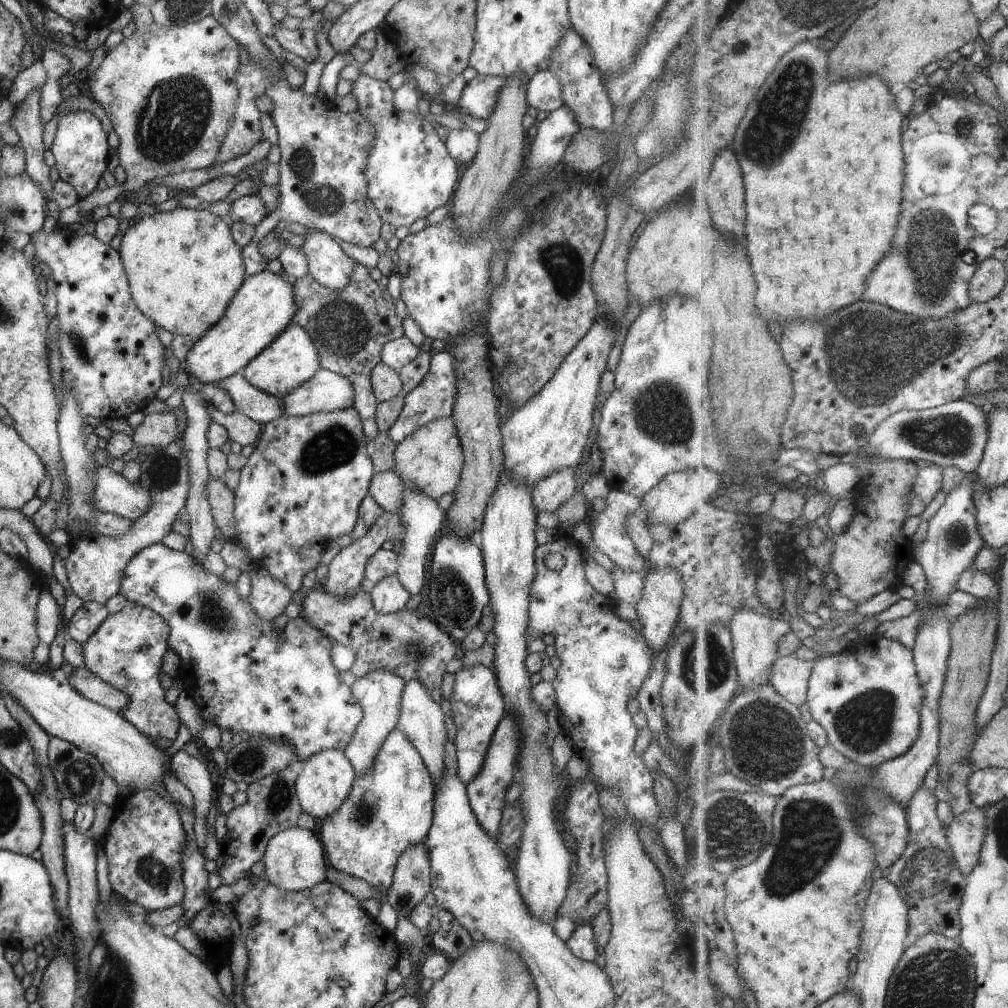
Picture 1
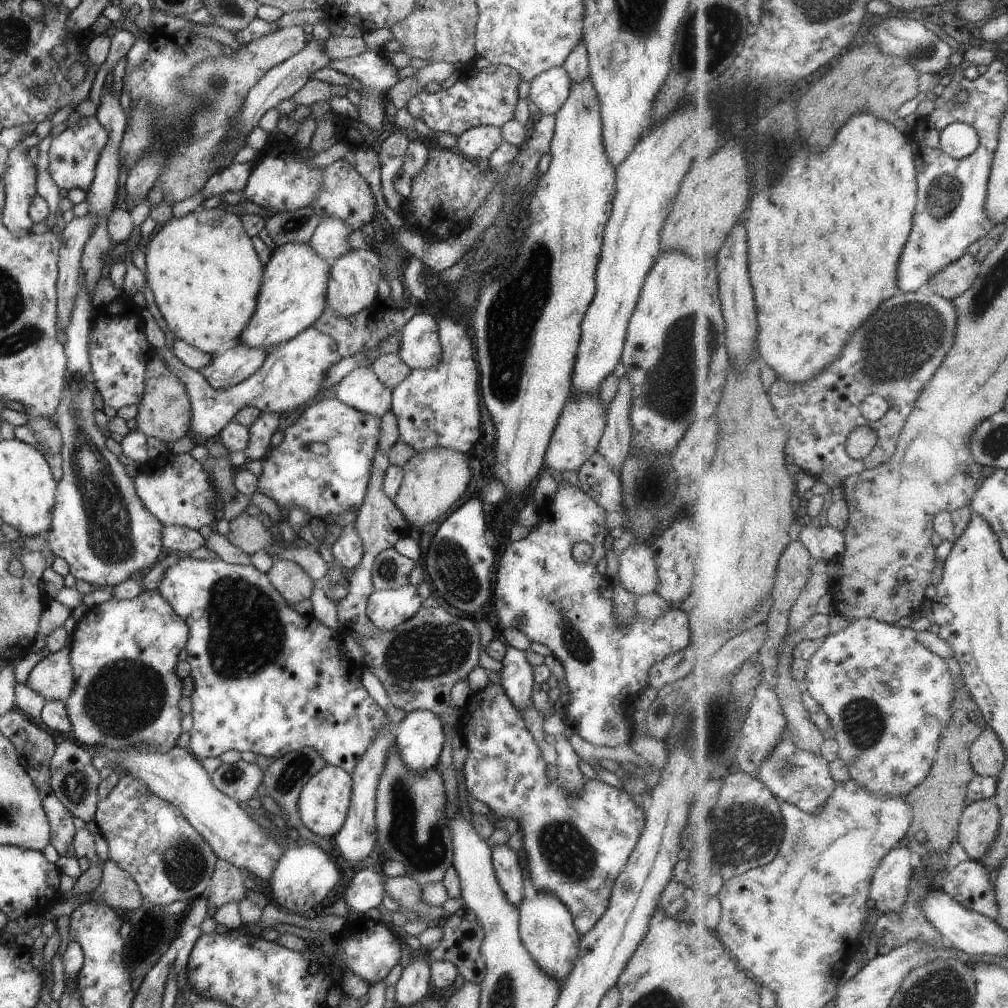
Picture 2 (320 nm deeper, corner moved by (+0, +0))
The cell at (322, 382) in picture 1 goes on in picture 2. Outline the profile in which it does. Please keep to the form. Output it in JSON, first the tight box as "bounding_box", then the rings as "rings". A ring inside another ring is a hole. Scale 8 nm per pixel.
{"bounding_box":[333,366,392,418],"rings":[[[369,366],[351,370],[333,391],[333,398],[363,414],[380,418],[390,410],[392,390],[377,380]]]}

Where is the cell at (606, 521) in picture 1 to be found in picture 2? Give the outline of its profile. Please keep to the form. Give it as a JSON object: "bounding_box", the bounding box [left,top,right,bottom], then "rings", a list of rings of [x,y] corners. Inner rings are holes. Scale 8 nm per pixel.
{"bounding_box":[617,540,657,595],"rings":[[[630,540],[620,555],[617,555],[617,576],[620,586],[633,595],[649,594],[657,588],[657,570],[654,555],[648,543]]]}

